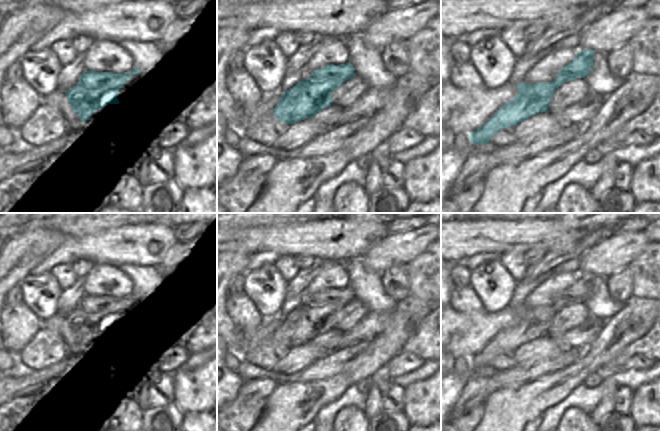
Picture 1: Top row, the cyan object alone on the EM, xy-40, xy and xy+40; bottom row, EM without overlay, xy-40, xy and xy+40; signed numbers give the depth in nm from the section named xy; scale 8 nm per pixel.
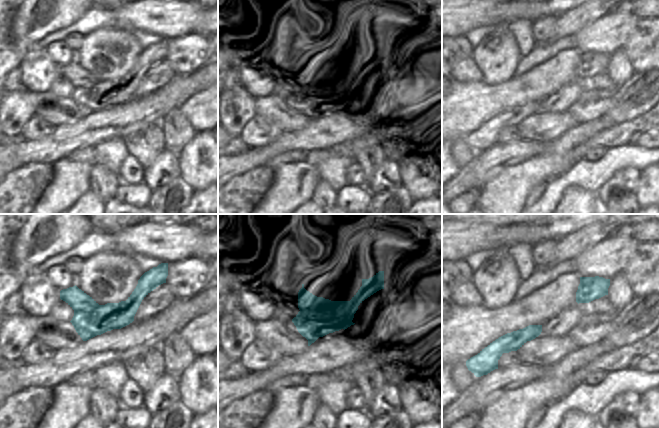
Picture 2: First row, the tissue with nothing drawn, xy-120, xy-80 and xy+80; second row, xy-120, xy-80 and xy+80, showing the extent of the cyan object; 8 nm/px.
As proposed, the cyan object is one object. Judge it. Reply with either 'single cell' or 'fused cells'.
fused cells

